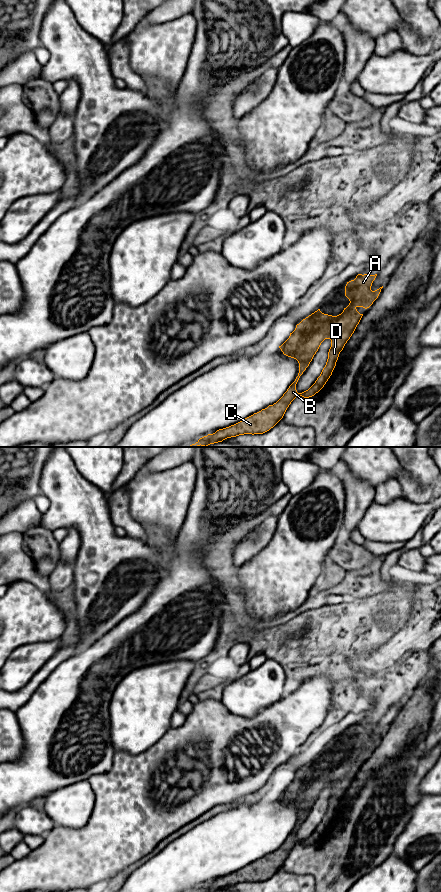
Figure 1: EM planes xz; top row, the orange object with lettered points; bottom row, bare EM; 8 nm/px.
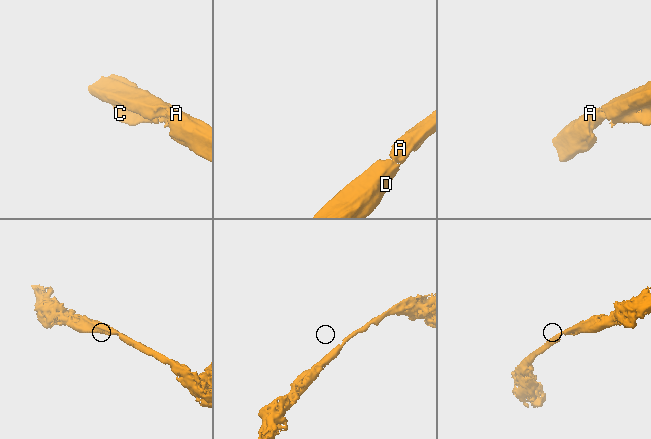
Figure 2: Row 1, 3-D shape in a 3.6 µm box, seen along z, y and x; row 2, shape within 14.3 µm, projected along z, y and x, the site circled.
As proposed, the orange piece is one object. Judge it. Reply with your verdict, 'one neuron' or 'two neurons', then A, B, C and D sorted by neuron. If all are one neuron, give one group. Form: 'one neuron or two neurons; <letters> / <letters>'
one neuron; A B C D

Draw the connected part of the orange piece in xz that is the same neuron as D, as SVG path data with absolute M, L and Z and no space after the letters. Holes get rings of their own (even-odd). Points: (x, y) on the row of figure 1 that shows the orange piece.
M358 274L354 280L347 282L345 286L345 296L350 303L341 314L332 316L324 314L318 309L297 324L295 330L290 333L289 338L279 346L284 355L298 361L299 373L295 381L276 403L234 425L219 429L213 434L200 438L189 447L198 447L200 445L207 447L210 444L222 442L227 438L244 434L263 434L283 418L287 408L296 397L309 398L318 393L332 375L340 352L363 316L356 308L369 308L378 298L383 288L382 286L375 291L371 290L376 276L377 274ZM325 339L331 340L326 365L315 383L308 390L298 393L296 384Z

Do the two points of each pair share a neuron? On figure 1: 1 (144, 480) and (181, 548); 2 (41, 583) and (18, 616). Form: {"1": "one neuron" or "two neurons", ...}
{"1": "two neurons", "2": "two neurons"}

